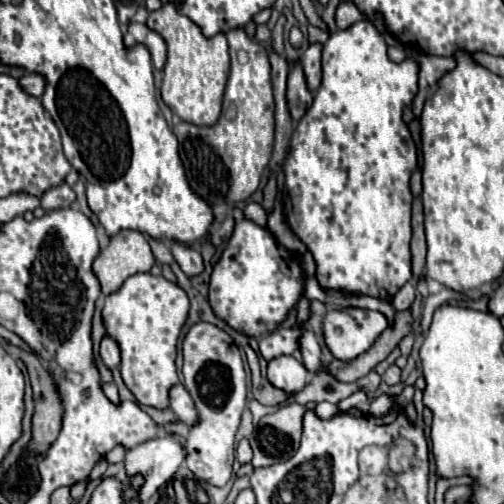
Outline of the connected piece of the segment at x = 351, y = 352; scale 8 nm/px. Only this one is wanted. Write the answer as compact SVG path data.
M334 307L324 313L322 337L324 337L324 345L328 347L328 351L332 353L334 359L350 361L350 359L356 359L358 355L362 355L364 351L368 351L386 327L388 327L388 319L378 311L358 309L358 307Z

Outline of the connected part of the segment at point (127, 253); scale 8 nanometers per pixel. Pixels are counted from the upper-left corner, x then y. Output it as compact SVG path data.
M120 231L98 255L94 271L102 285L102 293L112 295L130 275L150 271L152 265L154 255L146 237L140 231Z

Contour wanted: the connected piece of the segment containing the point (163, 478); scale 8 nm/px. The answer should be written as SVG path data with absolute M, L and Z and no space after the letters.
M168 433L164 437L148 439L146 443L140 443L138 447L130 449L126 455L126 497L134 497L136 493L130 489L130 477L136 473L144 475L144 485L138 491L138 497L142 503L146 503L154 491L162 483L166 483L182 465L184 461L184 449L176 435Z

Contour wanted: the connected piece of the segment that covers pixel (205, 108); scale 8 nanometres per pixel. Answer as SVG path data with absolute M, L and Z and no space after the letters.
M174 3L162 5L158 11L152 11L146 25L160 33L168 45L168 61L164 65L162 81L162 99L180 119L198 125L214 125L222 111L224 87L230 73L228 43L224 33L214 37L204 37L202 31L182 13L178 13Z

